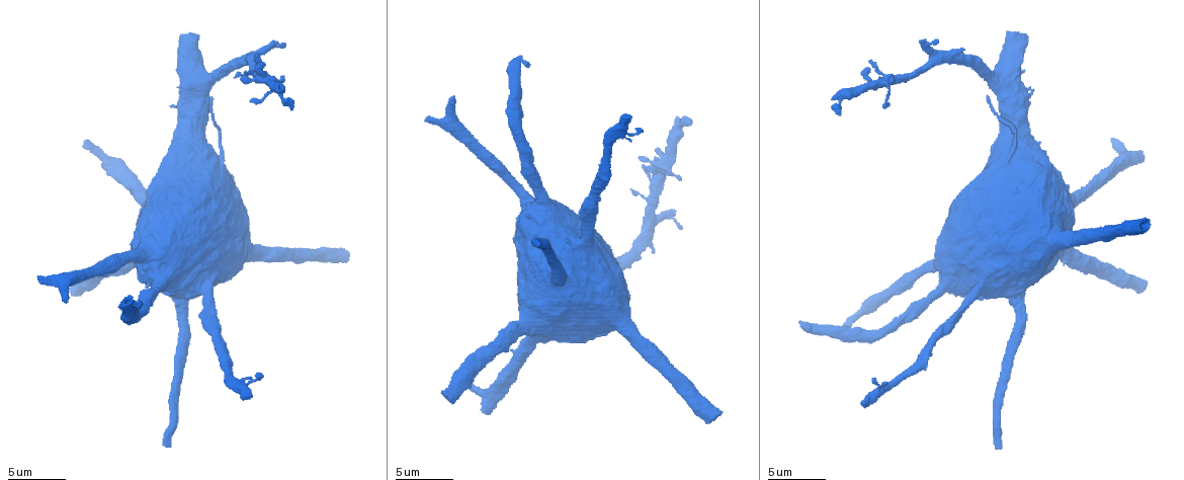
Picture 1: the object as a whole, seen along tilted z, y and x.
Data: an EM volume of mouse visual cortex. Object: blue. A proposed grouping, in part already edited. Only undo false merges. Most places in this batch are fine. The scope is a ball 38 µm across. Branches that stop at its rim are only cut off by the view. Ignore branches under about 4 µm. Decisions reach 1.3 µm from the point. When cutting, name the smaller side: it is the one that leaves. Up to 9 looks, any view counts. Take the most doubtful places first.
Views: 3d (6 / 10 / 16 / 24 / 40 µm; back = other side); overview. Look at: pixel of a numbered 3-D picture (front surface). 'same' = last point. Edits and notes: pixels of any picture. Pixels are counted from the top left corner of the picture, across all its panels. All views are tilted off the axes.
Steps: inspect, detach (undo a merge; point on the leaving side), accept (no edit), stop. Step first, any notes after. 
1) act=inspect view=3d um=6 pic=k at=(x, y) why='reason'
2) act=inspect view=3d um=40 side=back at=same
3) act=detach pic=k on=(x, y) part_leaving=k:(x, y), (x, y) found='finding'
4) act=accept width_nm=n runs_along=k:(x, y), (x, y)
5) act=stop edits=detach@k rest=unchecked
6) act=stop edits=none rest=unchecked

act=inspect view=3d um=10 pic=1 at=(1018, 152)

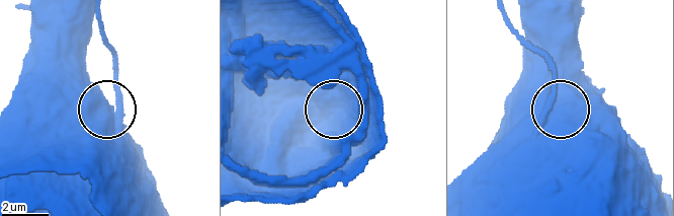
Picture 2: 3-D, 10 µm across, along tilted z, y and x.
act=inspect view=3d um=6 pic=2 at=(558, 108)

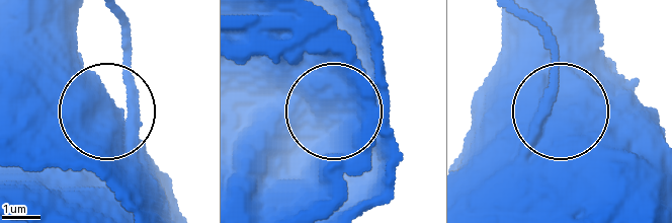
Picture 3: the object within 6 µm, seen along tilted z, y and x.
act=accept width_nm=620 found='continuous, no second neuron'

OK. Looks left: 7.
act=inspect view=3d um=10 pic=1 at=(1060, 202)

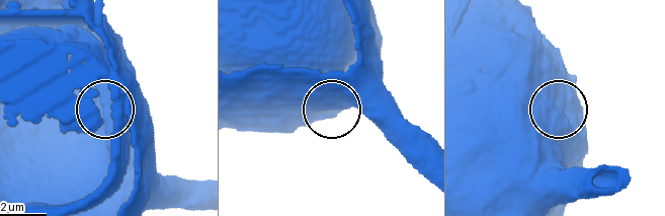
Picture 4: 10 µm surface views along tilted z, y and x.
act=accept side_arm_um=11 found='one neuron here'

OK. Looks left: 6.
act=inspect view=3d um=10 pic=1 at=(627, 323)

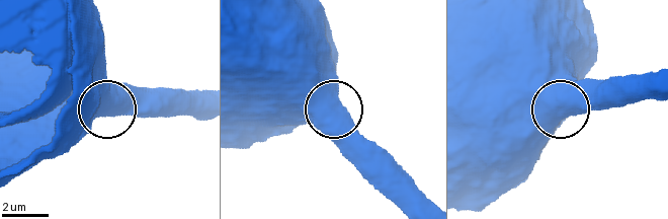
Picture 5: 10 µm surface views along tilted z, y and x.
act=accept width_nm=740 found='one neuron here'

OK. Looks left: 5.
act=inspect view=3d um=16 pic=1 at=(527, 340)

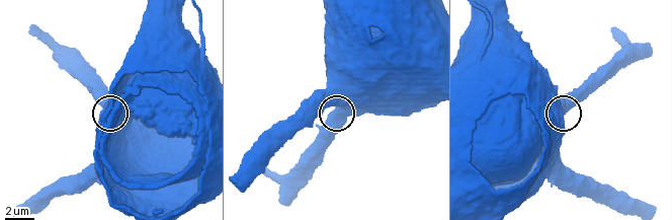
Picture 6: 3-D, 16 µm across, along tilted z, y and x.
act=inspect view=3d um=16 side=back pic=6 at=(336, 115) why='from behind'

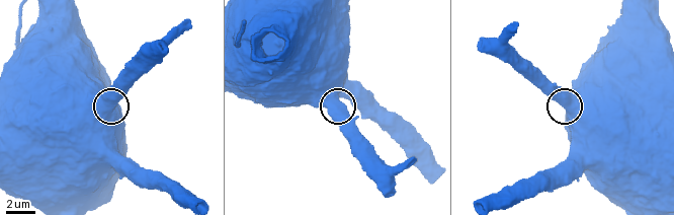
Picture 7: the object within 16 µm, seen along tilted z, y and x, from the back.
act=accept width_nm=730 found='continuous, no second neuron'

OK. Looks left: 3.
act=stop edits=none rest=unchecked

